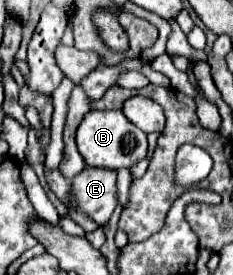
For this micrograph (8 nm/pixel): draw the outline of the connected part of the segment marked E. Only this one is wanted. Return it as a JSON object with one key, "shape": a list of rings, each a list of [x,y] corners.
{"shape":[[[84,167],[74,177],[72,203],[76,209],[90,215],[98,225],[106,225],[118,205],[116,171]]]}

